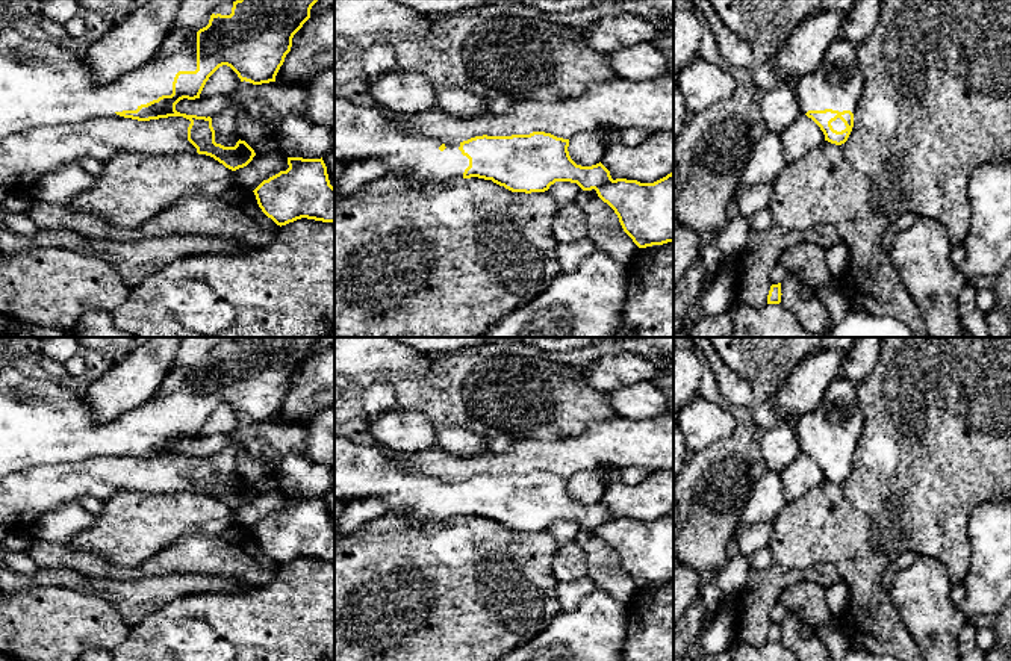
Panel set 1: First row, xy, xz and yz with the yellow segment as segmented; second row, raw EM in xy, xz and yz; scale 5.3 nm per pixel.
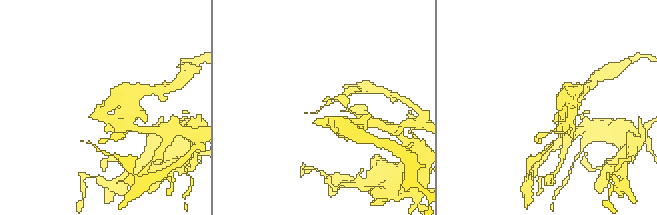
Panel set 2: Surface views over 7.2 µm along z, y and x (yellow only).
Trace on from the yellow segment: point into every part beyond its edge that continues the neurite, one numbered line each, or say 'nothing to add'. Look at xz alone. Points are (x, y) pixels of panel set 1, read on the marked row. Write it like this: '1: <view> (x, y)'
1: xz (362, 133)

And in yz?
1: yz (837, 83)

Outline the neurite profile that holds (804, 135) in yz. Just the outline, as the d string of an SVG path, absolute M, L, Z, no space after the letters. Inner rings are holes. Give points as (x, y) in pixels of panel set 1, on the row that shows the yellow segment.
M801 115L779 133L787 163L804 159L811 150L819 148L825 142L823 132L807 115Z

